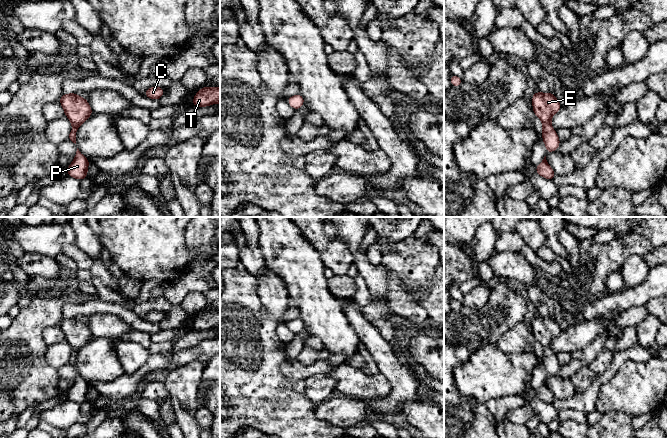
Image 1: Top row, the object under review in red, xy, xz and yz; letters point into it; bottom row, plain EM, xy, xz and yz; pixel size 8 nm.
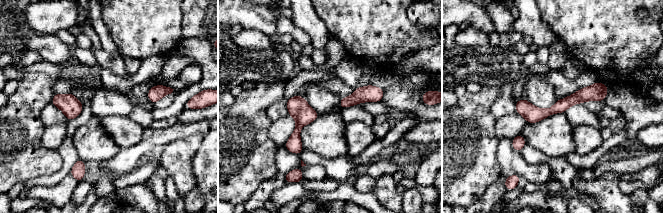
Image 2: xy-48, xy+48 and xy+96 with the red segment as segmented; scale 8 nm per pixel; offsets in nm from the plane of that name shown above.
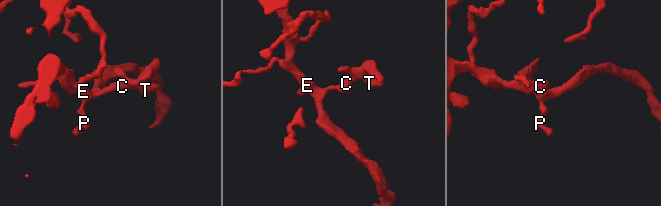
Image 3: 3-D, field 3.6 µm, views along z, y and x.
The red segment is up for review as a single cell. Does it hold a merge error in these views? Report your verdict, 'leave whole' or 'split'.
leave whole

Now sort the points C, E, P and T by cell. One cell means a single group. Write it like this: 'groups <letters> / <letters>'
groups C E P T

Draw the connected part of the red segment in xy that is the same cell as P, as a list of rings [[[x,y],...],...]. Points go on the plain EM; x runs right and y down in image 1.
[[[77,372],[73,386],[67,391],[67,400],[78,403],[79,405],[88,401],[87,393],[90,386]]]

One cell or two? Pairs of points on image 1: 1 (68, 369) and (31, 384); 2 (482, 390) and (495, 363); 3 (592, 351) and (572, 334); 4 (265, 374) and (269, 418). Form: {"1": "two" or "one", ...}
{"1": "two", "2": "one", "3": "two", "4": "one"}

